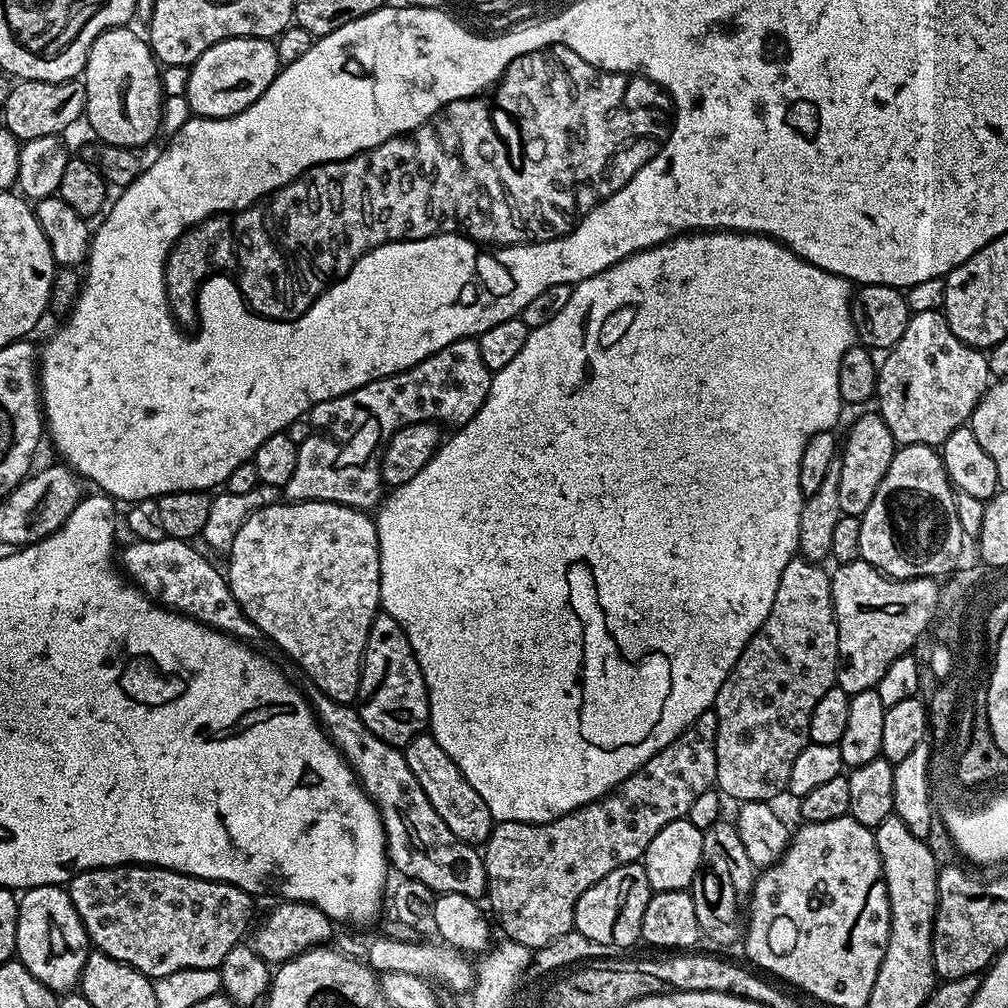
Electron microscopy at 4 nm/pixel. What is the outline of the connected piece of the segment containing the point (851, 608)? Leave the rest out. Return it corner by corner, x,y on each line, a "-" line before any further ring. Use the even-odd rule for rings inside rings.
861,559
839,565
835,570
837,572
831,573
832,605
836,611
838,646
841,654
836,665
836,684
843,692
851,694
875,688
882,674
886,674
886,666
890,666
890,662
913,651
912,647
927,630
932,615
936,616
941,607
941,585
931,576
919,576
913,580
894,580

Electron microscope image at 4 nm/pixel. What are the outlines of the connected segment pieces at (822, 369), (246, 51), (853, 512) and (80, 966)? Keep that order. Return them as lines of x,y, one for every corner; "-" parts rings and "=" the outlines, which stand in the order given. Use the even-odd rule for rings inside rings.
696,230
696,231
693,231
693,232
692,232
692,233
691,233
691,234
681,234
681,235
679,235
679,236
674,236
674,237
672,237
672,239
671,239
671,240
668,240
668,241
667,241
667,242
665,242
665,244
659,244
659,245
658,245
658,246
654,246
654,247
653,247
653,248
647,248
647,249
646,249
646,250
642,250
642,251
641,251
641,252
635,252
635,254
633,254
633,255
632,255
632,256
627,256
627,258
625,258
625,260
620,260
620,261
619,261
619,262
617,262
617,263
616,263
616,264
615,264
615,265
614,265
614,266
610,266
610,267
609,267
609,268
607,268
607,269
606,269
606,270
602,270
602,271
601,271
601,272
599,272
599,273
598,273
598,274
594,274
594,275
593,275
593,276
591,276
591,277
590,277
590,278
586,278
586,279
585,279
585,280
583,280
583,281
582,281
582,282
578,282
578,283
577,283
577,284
576,284
576,285
575,285
575,286
574,286
574,287
573,287
573,290
572,290
572,293
571,293
571,294
570,294
570,302
566,302
566,306
562,306
562,310
558,310
558,314
554,314
554,318
550,318
550,322
546,322
546,323
545,323
545,324
543,324
543,325
542,325
542,326
538,326
538,327
537,327
537,328
533,328
533,329
531,329
531,331
529,331
529,334
528,334
528,337
527,337
527,338
526,338
526,342
525,342
525,343
524,343
524,345
522,345
522,350
521,350
521,351
519,351
519,353
518,353
518,355
517,355
517,356
515,356
515,357
514,357
514,358
513,358
513,360
511,360
511,361
510,361
510,362
509,362
509,364
507,364
507,366
502,366
502,370
498,370
498,371
497,371
497,372
495,372
495,374
494,374
494,375
493,375
493,378
492,378
492,385
491,385
491,386
490,386
490,390
489,390
489,391
488,391
488,393
487,393
487,394
486,394
486,398
485,398
485,399
484,399
484,401
483,401
483,402
482,402
482,406
481,406
481,407
480,407
480,409
479,409
479,410
478,410
478,414
477,414
477,415
476,415
476,417
475,417
475,418
474,418
474,419
473,419
473,420
468,420
468,421
467,421
467,422
466,422
466,423
465,423
465,424
461,424
461,425
459,425
459,427
457,427
457,428
456,428
456,429
455,429
455,431
453,431
453,432
456,432
456,433
454,433
454,434
453,434
453,436
452,436
452,437
450,437
450,438
449,438
449,440
448,440
448,437
447,437
447,439
445,439
445,440
444,440
444,441
443,441
443,443
441,443
441,446
440,446
440,449
439,449
439,450
437,450
437,451
436,451
436,452
435,452
435,453
434,453
434,455
433,455
433,456
432,456
432,457
431,457
431,458
430,458
430,462
426,462
426,466
422,466
422,470
418,470
418,474
414,474
414,478
410,478
410,482
406,482
406,483
405,483
405,484
403,484
403,485
402,485
402,486
398,486
398,487
397,487
397,488
394,488
394,489
391,489
391,491
389,491
389,492
388,492
388,493
387,493
387,494
388,494
388,495
389,495
389,496
388,496
388,497
386,497
386,498
385,498
385,500
384,500
384,505
382,505
382,506
381,506
381,508
380,508
380,513
378,513
378,514
377,514
377,513
375,513
375,516
374,516
374,519
375,519
375,522
376,522
376,533
377,533
377,534
378,534
378,542
379,542
379,543
380,543
380,603
381,603
381,605
382,605
382,608
383,608
383,611
385,611
385,612
389,612
389,613
390,613
390,614
391,614
391,615
392,615
392,616
393,616
393,618
394,618
394,619
395,619
395,620
397,620
397,621
398,621
398,622
399,622
399,623
400,623
400,624
401,624
401,626
403,626
403,628
404,628
404,633
405,633
405,634
406,634
406,638
407,638
407,639
408,639
408,641
409,641
409,642
410,642
410,646
411,646
411,647
412,647
412,649
413,649
413,650
414,650
414,654
415,654
415,655
416,655
416,657
417,657
417,658
418,658
418,666
419,666
419,667
420,667
420,669
421,669
421,670
422,670
422,674
423,674
423,675
424,675
424,681
425,681
425,682
426,682
426,686
427,686
427,687
428,687
428,722
429,722
429,725
430,725
430,735
432,735
432,737
433,737
433,738
434,738
434,739
435,739
435,740
436,740
436,741
437,741
437,742
438,742
438,746
442,746
442,750
446,750
446,754
450,754
450,758
451,758
451,759
452,759
452,761
453,761
453,762
455,762
455,763
456,763
456,765
457,765
457,766
458,766
458,770
462,770
462,774
463,774
463,775
464,775
464,777
465,777
465,778
466,778
466,782
470,782
470,786
474,786
474,790
478,790
478,794
482,794
482,802
486,802
486,806
487,806
487,807
488,807
488,809
489,809
489,810
490,810
490,814
491,814
491,815
492,815
492,819
493,819
493,821
496,821
496,822
499,822
499,821
502,821
502,820
513,820
513,821
514,821
514,822
526,822
526,823
527,823
527,824
545,824
545,823
546,823
546,822
550,822
550,821
551,821
551,820
557,820
557,819
558,819
558,817
559,817
559,816
565,816
565,815
566,815
566,814
570,814
570,813
571,813
571,812
573,812
573,811
574,811
574,810
575,810
575,808
581,808
581,807
582,807
582,806
586,806
586,805
587,805
587,804
589,804
589,803
590,803
590,802
594,802
594,801
595,801
595,800
600,800
600,799
601,799
601,798
603,798
603,797
604,797
604,796
607,796
607,795
608,795
608,793
609,793
609,792
611,792
611,791
612,791
612,789
614,789
614,788
616,788
616,787
618,787
618,785
619,785
619,784
621,784
621,782
622,782
622,781
623,781
623,780
624,780
624,779
626,779
626,777
628,777
628,776
629,776
629,775
630,775
630,774
634,774
634,773
635,773
635,772
637,772
637,770
638,770
638,769
640,769
640,768
641,768
641,767
642,767
642,766
643,766
643,764
644,764
644,763
645,763
645,762
646,762
646,761
647,761
647,760
649,760
649,759
650,759
650,758
654,758
654,754
658,754
658,750
662,750
662,749
663,749
663,748
664,748
664,747
666,747
666,746
667,746
667,744
669,744
669,743
670,743
670,742
674,742
674,738
678,738
678,737
679,737
679,736
681,736
681,734
682,734
682,733
683,733
683,732
684,732
684,731
686,731
686,730
687,730
687,728
688,728
688,727
689,727
689,726
691,726
691,724
692,724
692,723
693,723
693,722
695,722
695,720
696,720
696,719
697,719
697,718
699,718
699,717
700,717
700,716
701,716
701,714
703,714
703,713
704,713
704,712
707,712
707,711
709,711
709,709
711,709
711,708
712,708
712,707
713,707
713,705
715,705
715,703
716,703
716,695
717,695
717,694
718,694
718,690
722,690
722,682
723,682
723,681
724,681
724,679
726,679
726,678
727,678
727,677
728,677
728,675
729,675
729,674
730,674
730,670
731,670
731,669
732,669
732,667
733,667
733,666
734,666
734,665
735,665
735,664
736,664
736,663
737,663
737,662
738,662
738,658
739,658
739,657
740,657
740,655
741,655
741,654
742,654
742,650
743,650
743,649
744,649
744,648
745,648
745,646
747,646
747,645
748,645
748,643
749,643
749,642
750,642
750,638
754,638
754,634
755,634
755,633
756,633
756,632
757,632
757,631
758,631
758,630
759,630
759,629
760,629
760,627
761,627
761,626
762,626
762,622
766,622
766,618
767,618
767,617
768,617
768,615
769,615
769,614
770,614
770,606
774,606
774,594
778,594
778,582
779,582
779,581
780,581
780,579
781,579
781,578
782,578
782,570
786,570
786,566
787,566
787,565
788,565
788,563
789,563
789,562
790,562
790,561
792,561
792,559
793,559
793,558
794,558
794,557
795,557
795,556
796,556
796,555
797,555
797,552
798,552
798,549
799,549
799,546
800,546
800,543
799,543
799,542
798,542
798,518
799,518
799,517
800,517
800,515
801,515
801,514
802,514
802,506
803,506
803,505
804,505
804,497
805,497
805,496
804,496
804,495
803,495
803,494
802,494
802,490
801,490
801,489
800,489
800,487
799,487
799,486
798,486
798,466
802,466
802,450
803,450
803,449
804,449
804,447
805,447
805,446
806,446
806,442
810,442
810,438
814,438
814,434
822,434
822,433
823,433
823,432
831,432
831,431
833,431
833,429
835,429
835,428
836,428
836,427
837,427
837,426
836,426
836,425
835,425
835,424
836,424
836,423
838,423
838,422
839,422
839,420
840,420
840,408
841,408
841,409
842,409
842,401
841,401
841,399
840,399
840,391
839,391
839,390
838,390
838,366
842,366
842,354
846,354
846,350
850,350
850,349
851,349
851,348
853,348
853,346
854,346
854,329
853,329
853,327
852,327
852,306
851,306
851,303
852,303
852,297
853,297
853,295
854,295
854,285
853,285
853,283
852,283
852,281
851,281
851,280
844,280
844,279
842,279
842,278
841,278
841,277
840,277
840,276
835,276
835,275
834,275
834,274
830,274
830,273
829,273
829,272
827,272
827,271
826,271
826,270
822,270
822,269
821,269
821,268
819,268
819,267
818,267
818,266
814,266
814,265
813,265
813,264
811,264
811,263
810,263
810,262
806,262
806,261
805,261
805,260
804,260
804,259
802,259
802,257
801,257
801,256
799,256
799,255
798,255
798,254
794,254
794,253
793,253
793,252
791,252
791,251
790,251
790,249
788,249
788,248
787,248
787,247
786,247
786,246
785,246
785,245
784,245
784,244
782,244
782,243
780,243
780,241
779,241
779,240
774,240
774,239
772,239
772,237
770,237
770,236
758,236
758,235
756,235
756,233
755,233
755,232
721,232
721,231
719,231
719,230
=
230,38
226,42
218,42
202,54
196,63
191,65
188,76
188,89
186,95
188,105
192,107
197,117
209,120
210,118
226,118
246,110
261,94
274,82
274,78
281,70
278,50
272,40
262,38
=
879,411
864,412
848,428
848,437
843,437
842,451
839,453
840,473
838,474
838,506
846,516
863,516
866,506
874,502
886,470
897,450
897,442
890,434
890,426
880,417
=
51,884
30,888
23,893
22,911
18,914
16,956
23,959
26,970
51,992
67,994
80,983
90,951
88,931
82,926
72,900
63,887

